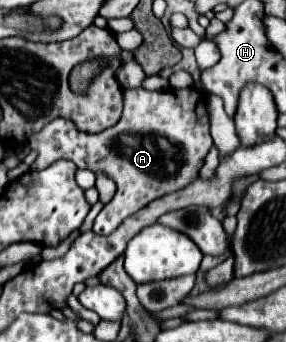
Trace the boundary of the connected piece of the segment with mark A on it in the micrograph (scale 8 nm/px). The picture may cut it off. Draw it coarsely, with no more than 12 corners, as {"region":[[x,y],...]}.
{"region":[[198,88],[124,90],[122,118],[80,132],[56,118],[30,170],[66,158],[102,172],[108,236],[198,178],[212,148]]}

